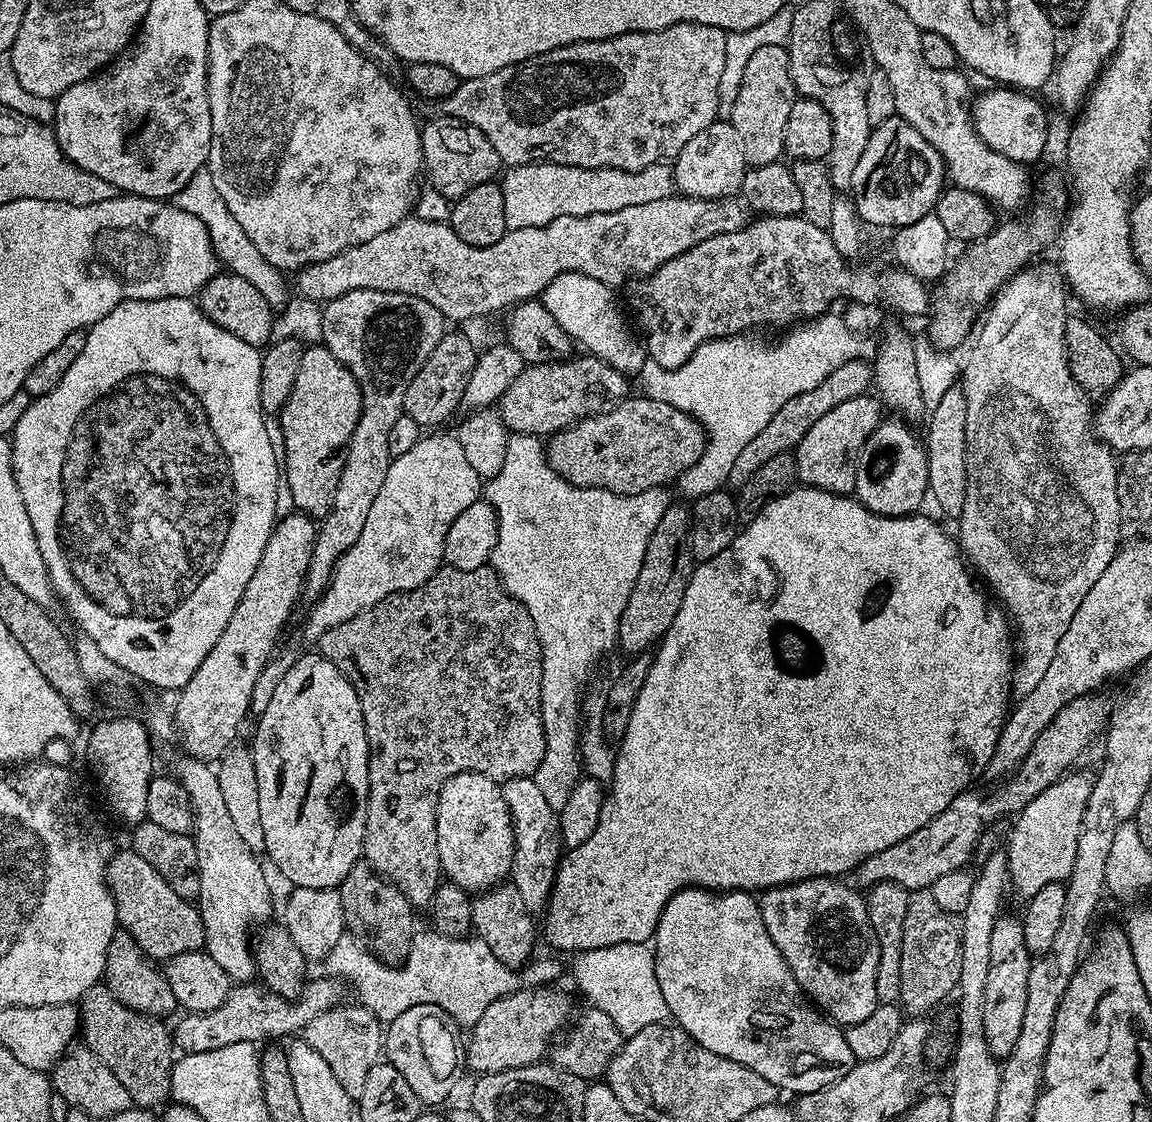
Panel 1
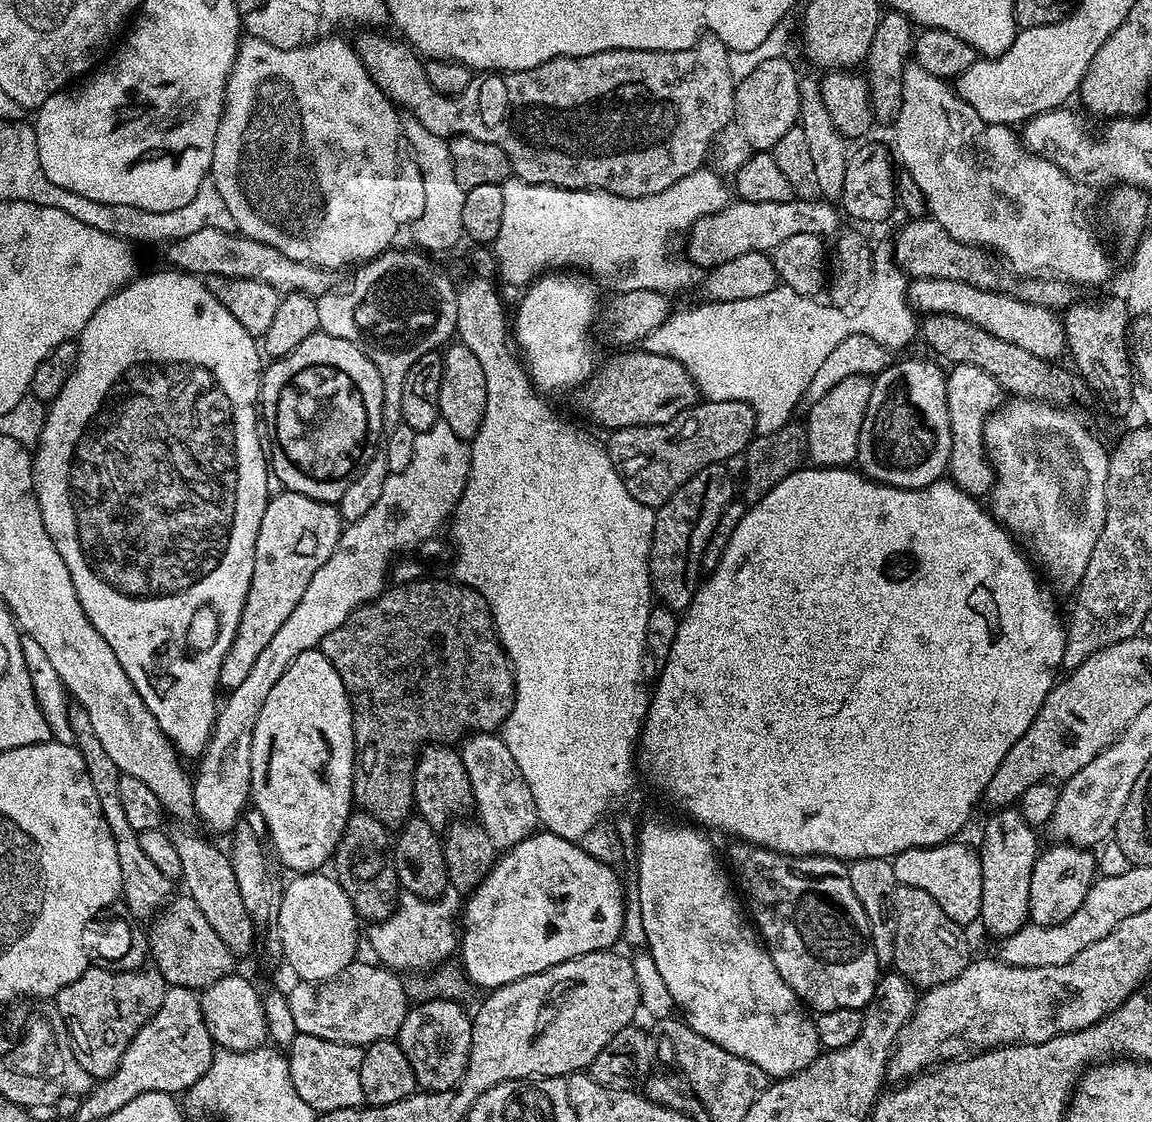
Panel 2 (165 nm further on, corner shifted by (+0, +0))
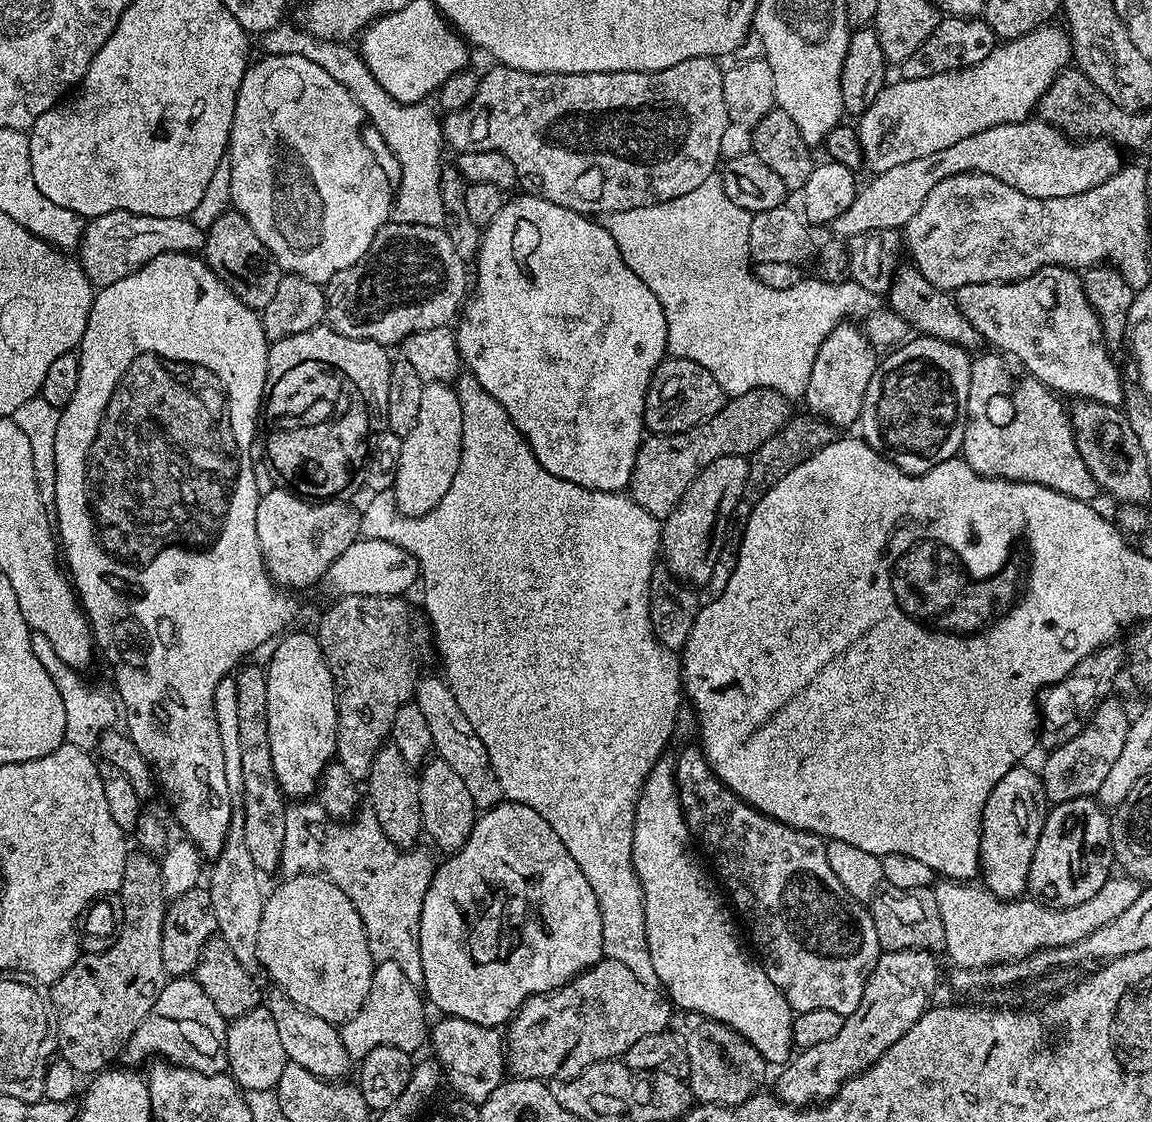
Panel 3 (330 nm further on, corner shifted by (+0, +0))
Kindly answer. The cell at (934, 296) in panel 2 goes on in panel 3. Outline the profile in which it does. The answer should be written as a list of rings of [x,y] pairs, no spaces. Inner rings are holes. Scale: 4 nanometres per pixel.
[[[1051,264],[1007,284],[967,284],[955,289],[954,299],[980,337],[1001,348],[996,349],[1001,353],[1017,356],[1045,388],[1065,397],[1115,406],[1125,403],[1124,384],[1108,353],[1100,318],[1086,298],[1083,279],[1073,269]]]

